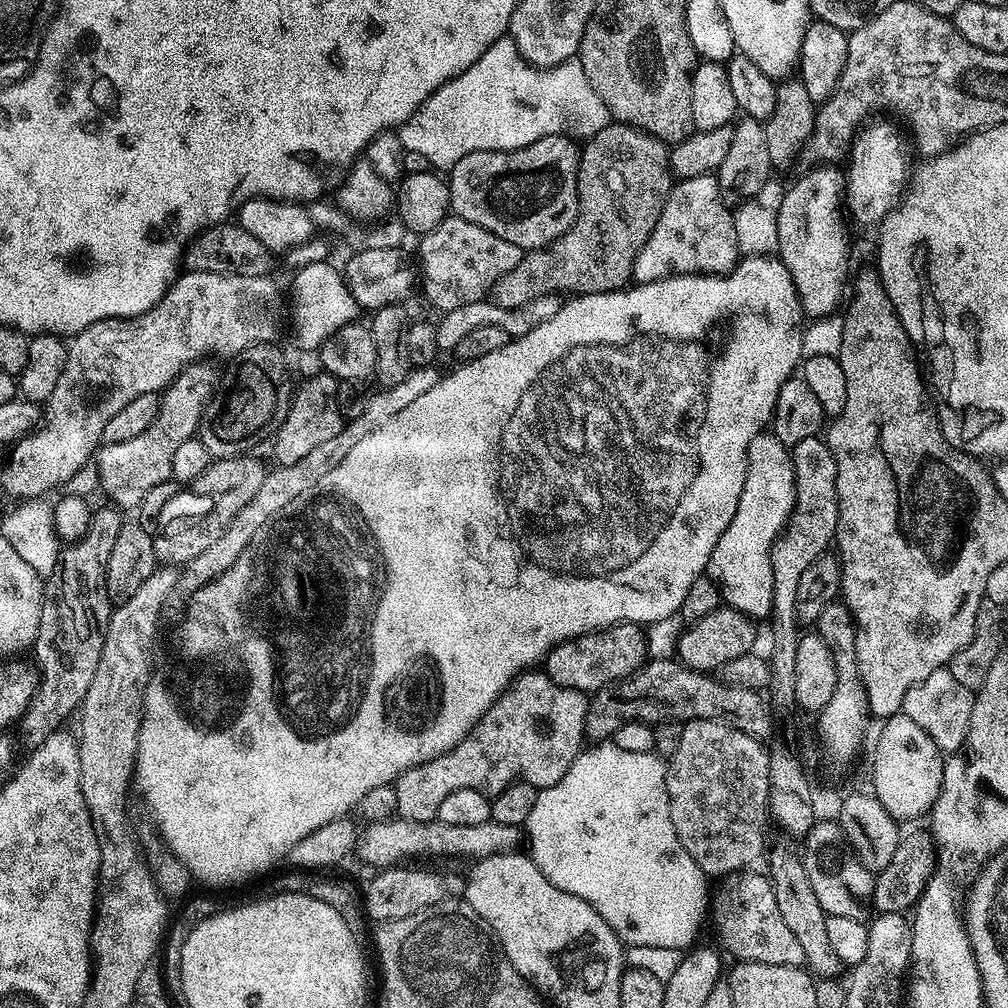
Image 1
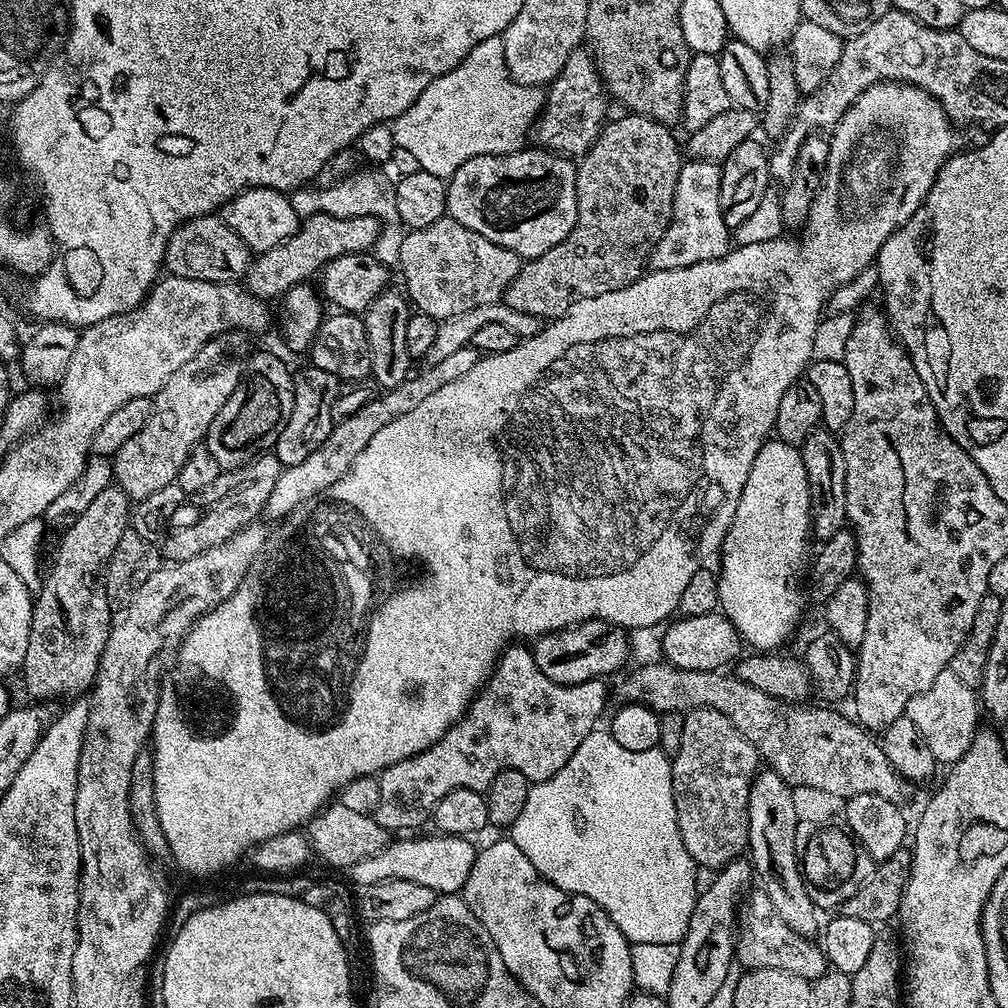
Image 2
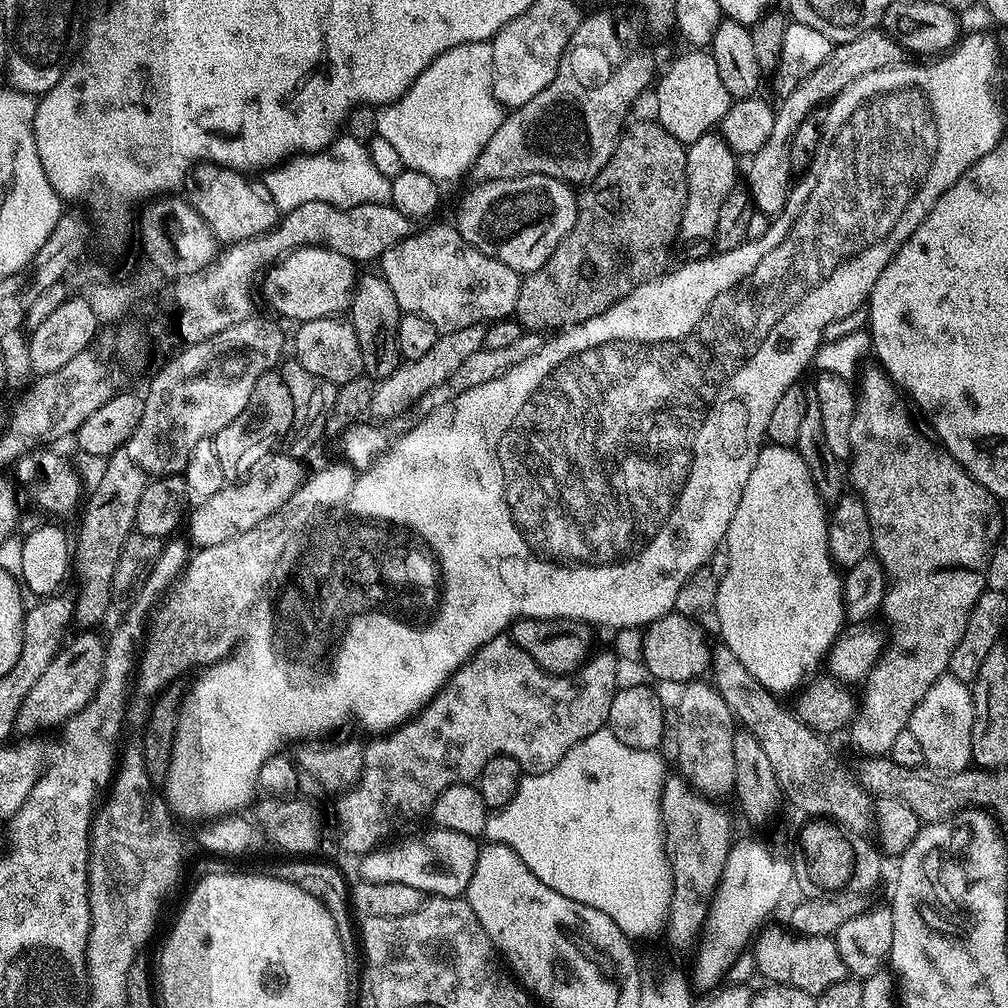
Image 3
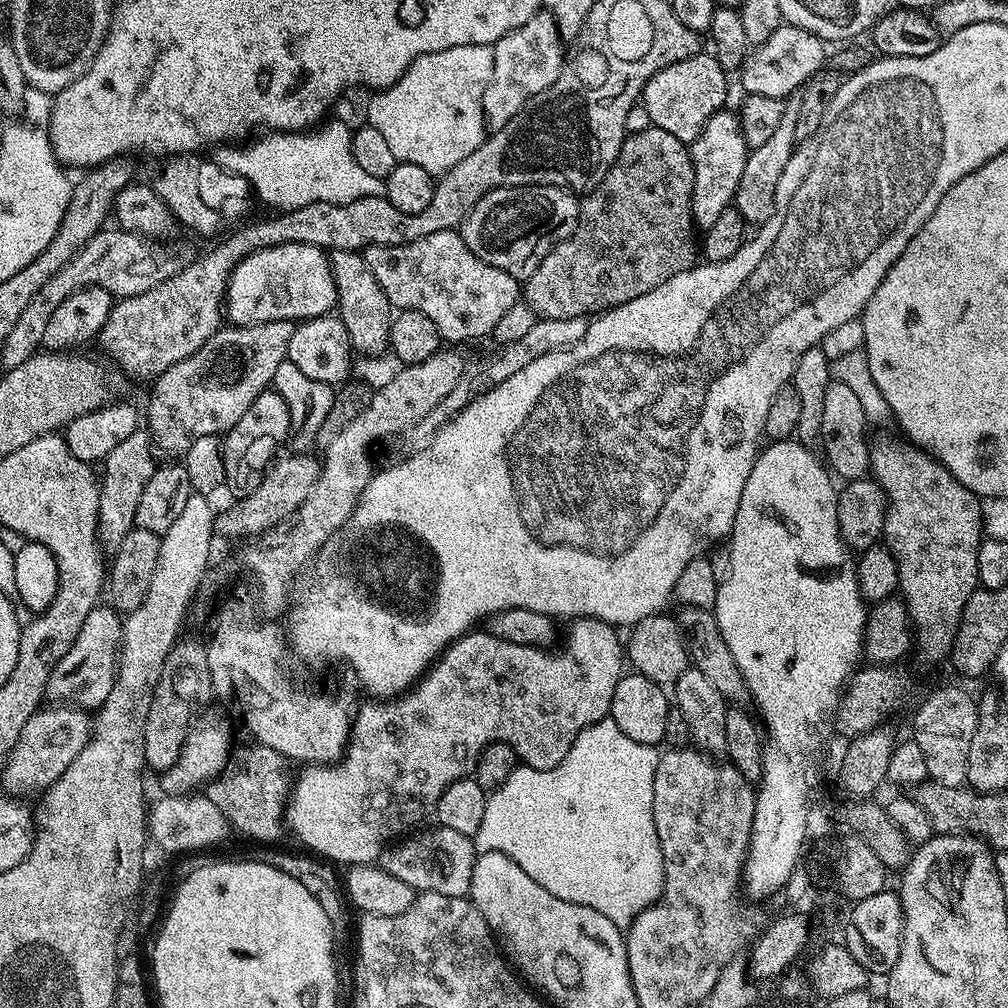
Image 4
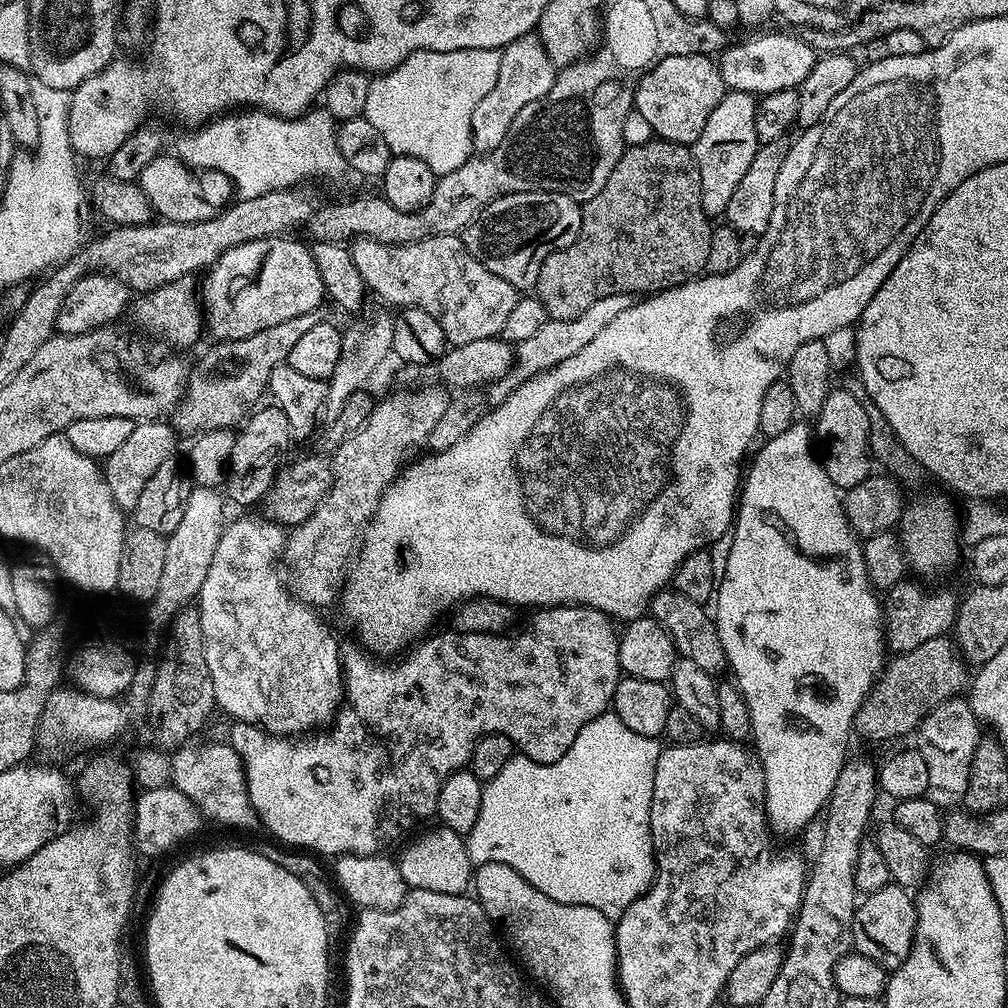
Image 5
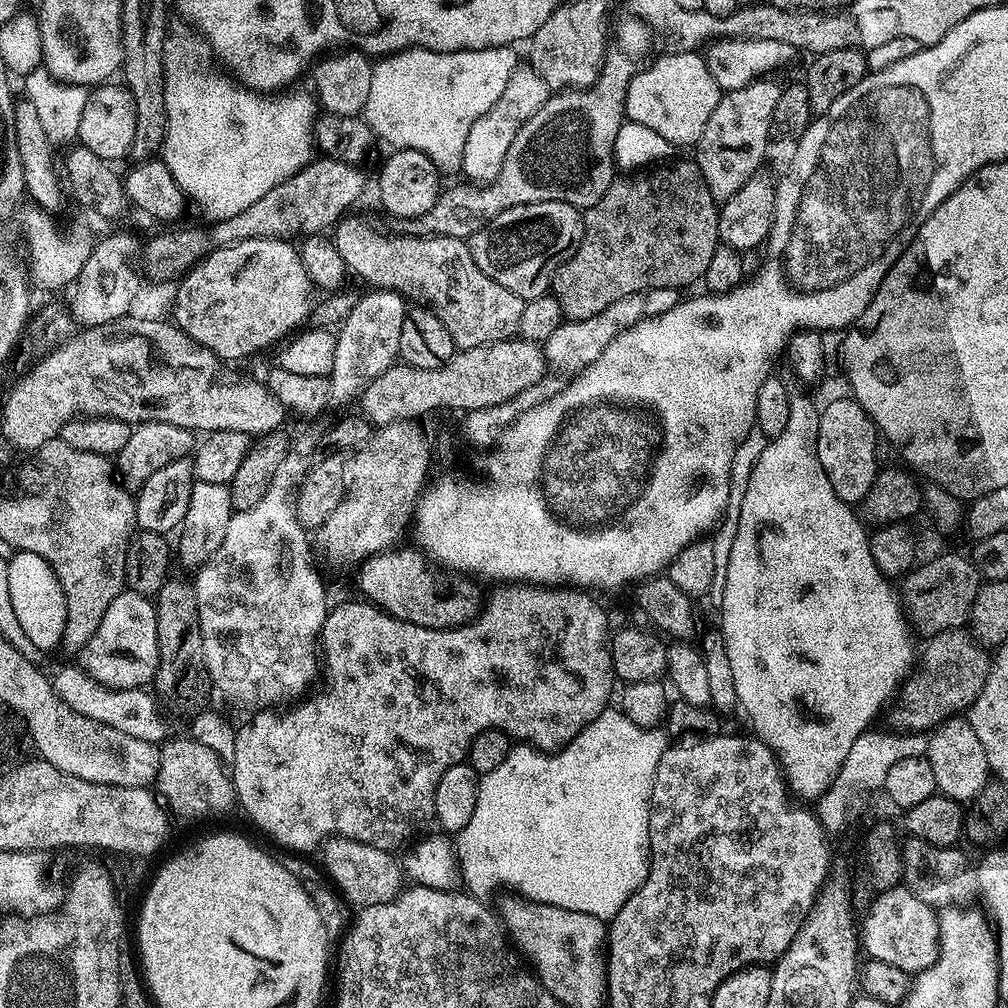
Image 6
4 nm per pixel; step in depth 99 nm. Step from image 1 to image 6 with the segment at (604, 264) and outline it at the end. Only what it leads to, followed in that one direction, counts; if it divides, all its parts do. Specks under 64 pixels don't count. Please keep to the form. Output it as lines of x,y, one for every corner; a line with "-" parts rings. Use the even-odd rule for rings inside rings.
692,158
676,160
673,164
666,165
665,168
656,168
653,172
646,173
645,176
632,176
629,180
613,179
611,186
606,190
606,194
602,194
600,201
593,208
583,209
582,215
584,217
582,242
575,254
556,272
556,277
552,280
550,289
551,295
558,298
558,302
568,320
594,318
598,314
602,314
602,310
606,310
606,306
614,306
614,302
618,302
622,298
630,298
630,294
649,292
655,288
684,290
687,284
692,284
695,280
697,283
703,277
706,266
710,266
710,258
714,258
720,244
720,231
718,230
720,210
718,202
710,194
710,186
706,186
706,178
702,178
702,170
696,164
695,159

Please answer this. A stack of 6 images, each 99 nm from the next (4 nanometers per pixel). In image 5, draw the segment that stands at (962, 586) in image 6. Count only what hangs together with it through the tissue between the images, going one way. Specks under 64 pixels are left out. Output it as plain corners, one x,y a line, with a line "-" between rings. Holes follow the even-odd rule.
912,578
901,580
893,588
887,589
882,600
887,647
896,654
909,652
922,646
922,642
930,642
930,638
951,633
956,623
957,607
958,596
948,588
923,588
915,584

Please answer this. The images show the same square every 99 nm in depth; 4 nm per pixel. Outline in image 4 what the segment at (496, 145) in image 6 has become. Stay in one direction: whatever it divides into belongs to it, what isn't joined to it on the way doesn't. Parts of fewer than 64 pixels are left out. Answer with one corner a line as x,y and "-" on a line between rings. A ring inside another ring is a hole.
541,10
530,18
530,22
522,22
522,26
510,30
510,34
496,41
491,49
492,77
482,98
482,110
485,125
495,130
506,126
506,122
510,122
510,118
514,118
514,114
534,98
534,94
542,94
546,86
552,85
564,65
566,48
554,18
548,11

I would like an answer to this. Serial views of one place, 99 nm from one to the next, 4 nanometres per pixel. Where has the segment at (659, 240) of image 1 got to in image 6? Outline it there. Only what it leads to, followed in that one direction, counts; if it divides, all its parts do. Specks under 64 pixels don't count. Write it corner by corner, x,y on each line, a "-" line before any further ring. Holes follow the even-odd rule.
772,78
753,80
744,88
733,92
724,92
718,106
714,106
714,114
710,114
710,122
706,122
706,130
702,130
702,138
694,148
694,159
702,170
702,178
706,178
706,186
710,186
710,194
717,202
728,200
755,172
761,171
760,163
768,152
768,132
774,114
774,106
778,106
778,98
782,91

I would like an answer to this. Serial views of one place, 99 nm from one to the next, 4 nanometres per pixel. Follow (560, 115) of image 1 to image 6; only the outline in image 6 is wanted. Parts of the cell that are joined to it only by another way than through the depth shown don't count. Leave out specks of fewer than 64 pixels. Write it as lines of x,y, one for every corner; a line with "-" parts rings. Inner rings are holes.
511,47
503,48
467,48
465,52
431,52
425,48
405,48
403,52
394,52
379,57
373,63
370,74
370,95
366,98
366,106
362,119
372,129
373,137
393,144
393,149
409,148
418,150
434,162
436,171
441,174
461,171
460,163
464,157
466,138
470,134
470,126
502,98
502,90
506,90
506,82
510,82
510,74
514,74
518,61

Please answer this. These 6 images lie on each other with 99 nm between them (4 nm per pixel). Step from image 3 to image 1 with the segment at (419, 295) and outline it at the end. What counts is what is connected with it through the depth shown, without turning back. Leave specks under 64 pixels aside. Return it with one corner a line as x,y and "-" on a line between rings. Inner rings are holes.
449,214
434,230
423,233
420,240
420,260
418,268
422,273
422,288
428,300
441,313
458,310
458,306
467,306
470,302
485,299
491,293
494,282
502,274
510,274
518,262
522,262
525,249
466,222
466,218

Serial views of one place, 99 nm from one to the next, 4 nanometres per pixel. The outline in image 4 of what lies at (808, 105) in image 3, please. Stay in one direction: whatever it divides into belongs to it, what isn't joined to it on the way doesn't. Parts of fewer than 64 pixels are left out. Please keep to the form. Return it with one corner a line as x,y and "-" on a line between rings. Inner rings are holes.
792,98
784,105
782,122
774,130
772,137
762,146
751,149
746,158
746,166
742,166
742,178
738,178
738,190
734,206
742,214
745,225
759,226
765,224
776,209
776,191
778,178
782,178
782,170
786,170
786,162
790,162
792,153
798,147
796,127
798,126
799,99

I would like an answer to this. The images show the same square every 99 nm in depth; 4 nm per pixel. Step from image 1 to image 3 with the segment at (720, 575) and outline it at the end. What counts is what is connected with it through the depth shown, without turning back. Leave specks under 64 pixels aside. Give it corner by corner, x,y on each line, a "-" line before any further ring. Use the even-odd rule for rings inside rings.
769,443
760,449
758,462
754,462
754,470
750,470
750,478
746,481
746,490
742,490
738,510
734,510
734,518
730,518
730,526
726,537
726,550
730,554
730,566
726,574
720,577
718,586
718,598
714,609
714,617
720,623
720,640
722,644
729,647
734,652
735,657
754,674
754,678
775,694
782,692
793,692
799,689
805,683
809,675
808,668
812,668
816,663
823,661
827,657
828,651
832,648
833,642
840,635
845,627
844,618
844,593
842,591
842,576
835,567
826,564
826,541
828,538
829,513
826,511
826,505
820,499
818,490
814,486
814,478
806,466
806,462
801,458
800,453
795,447
784,447

